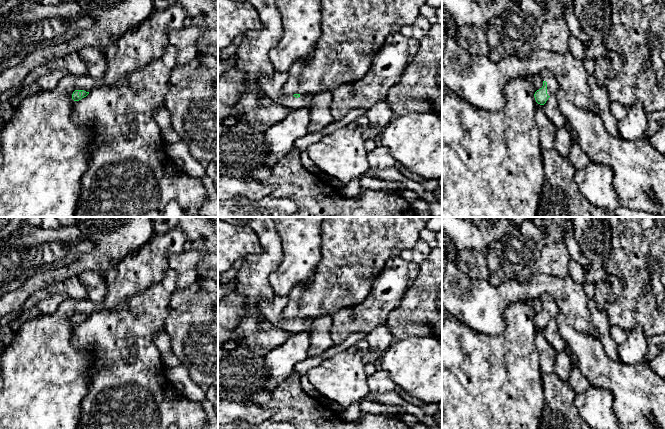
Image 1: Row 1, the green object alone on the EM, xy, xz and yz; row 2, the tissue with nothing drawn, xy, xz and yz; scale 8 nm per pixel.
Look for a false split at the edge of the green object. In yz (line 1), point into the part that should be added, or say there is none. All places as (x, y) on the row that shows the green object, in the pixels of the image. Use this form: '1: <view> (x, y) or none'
1: yz (552, 86)

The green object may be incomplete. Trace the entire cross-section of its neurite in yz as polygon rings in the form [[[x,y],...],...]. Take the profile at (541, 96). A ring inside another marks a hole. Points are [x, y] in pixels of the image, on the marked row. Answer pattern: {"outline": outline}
{"outline": [[[549,70],[542,71],[539,76],[543,80],[543,86],[535,92],[534,97],[538,104],[544,105],[548,98],[557,92],[559,85],[553,73]]]}

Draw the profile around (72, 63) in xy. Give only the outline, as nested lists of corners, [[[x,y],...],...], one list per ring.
[[[72,52],[54,59],[53,67],[60,70],[65,70],[73,76],[88,74],[86,64],[81,59],[78,52]]]

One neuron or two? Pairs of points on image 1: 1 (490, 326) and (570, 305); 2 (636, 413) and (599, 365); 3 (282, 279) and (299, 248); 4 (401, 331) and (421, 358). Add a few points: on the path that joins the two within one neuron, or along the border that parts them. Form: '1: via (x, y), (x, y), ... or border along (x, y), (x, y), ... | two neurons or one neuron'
1: via (505, 301), (514, 292), (554, 288) | one neuron
2: via (632, 401), (632, 398), (611, 377) | one neuron
3: via (290, 271), (299, 262), (299, 256) | one neuron
4: border along (430, 337), (406, 336), (395, 340) | two neurons

